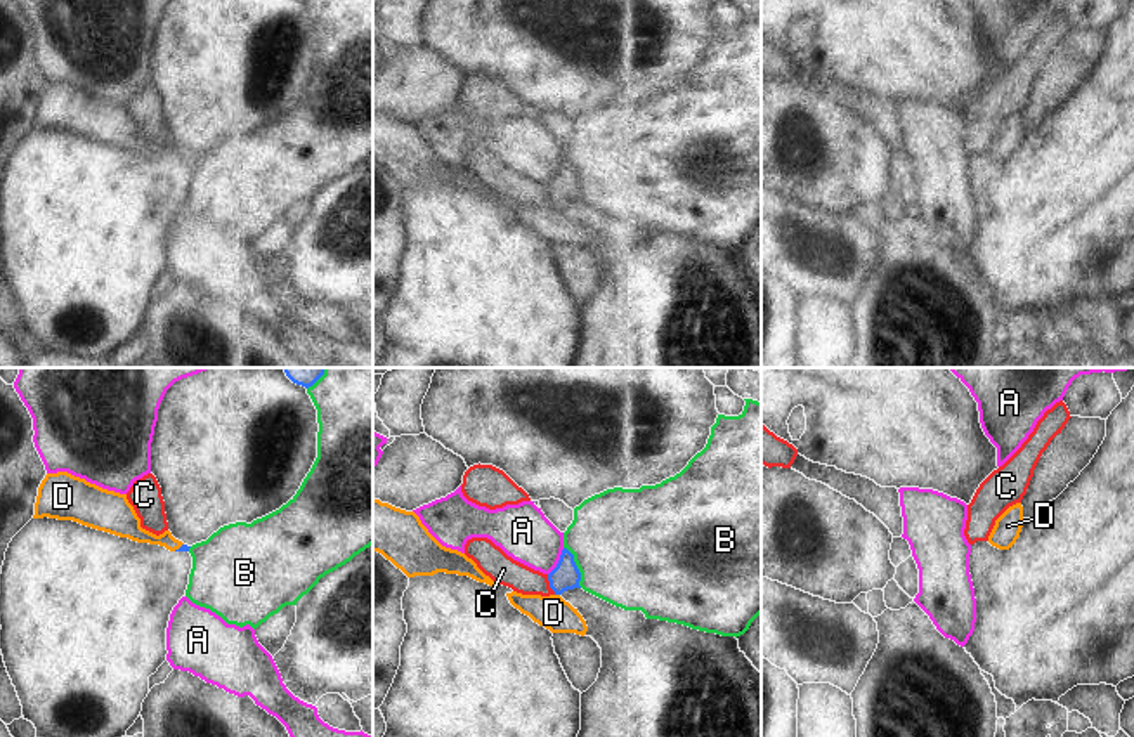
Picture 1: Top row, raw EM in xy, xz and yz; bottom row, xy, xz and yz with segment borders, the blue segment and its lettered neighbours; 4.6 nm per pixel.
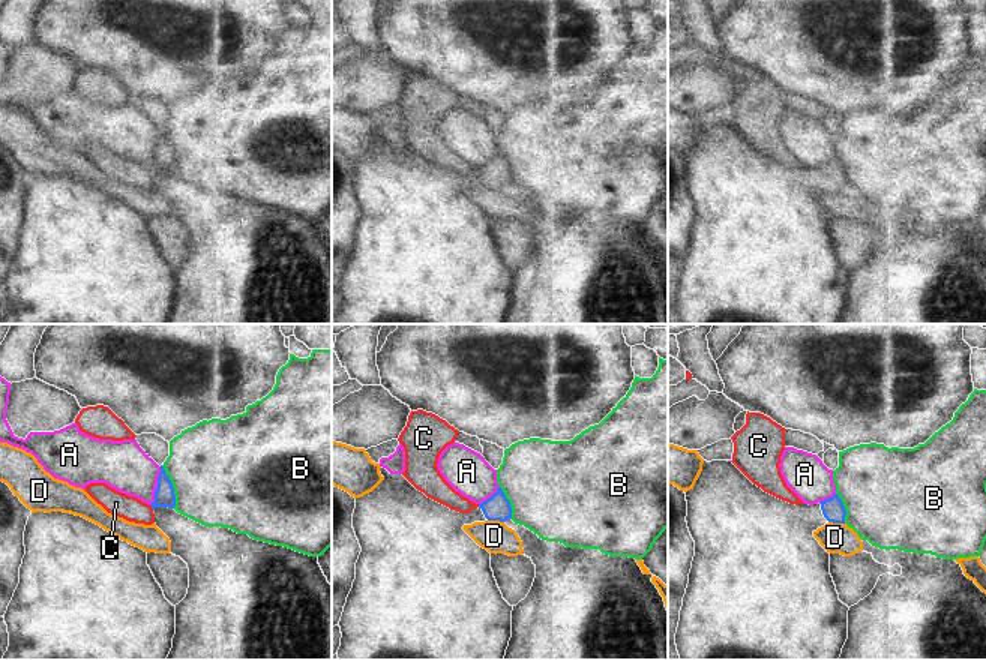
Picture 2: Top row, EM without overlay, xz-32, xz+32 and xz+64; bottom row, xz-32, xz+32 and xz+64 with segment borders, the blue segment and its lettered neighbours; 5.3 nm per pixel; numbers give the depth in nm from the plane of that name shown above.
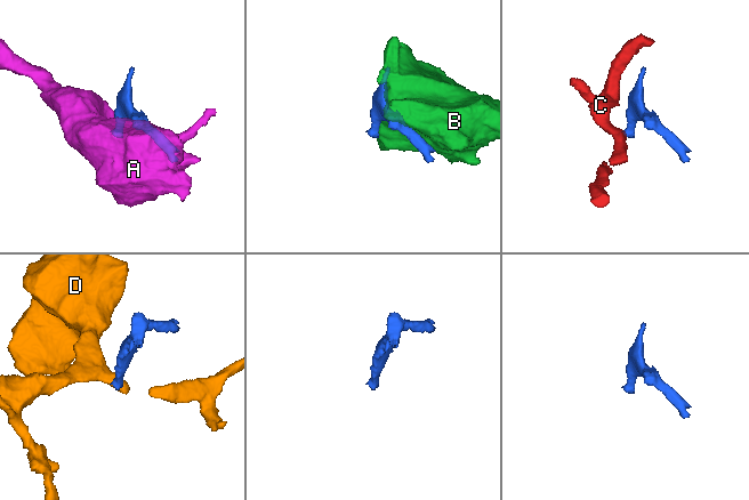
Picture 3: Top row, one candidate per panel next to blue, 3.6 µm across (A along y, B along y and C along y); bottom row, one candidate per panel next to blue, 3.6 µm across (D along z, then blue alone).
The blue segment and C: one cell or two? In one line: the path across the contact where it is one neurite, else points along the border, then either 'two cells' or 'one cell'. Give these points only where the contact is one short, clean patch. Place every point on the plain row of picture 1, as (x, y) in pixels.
along xz (547, 186), (548, 198), (555, 205) | two cells

